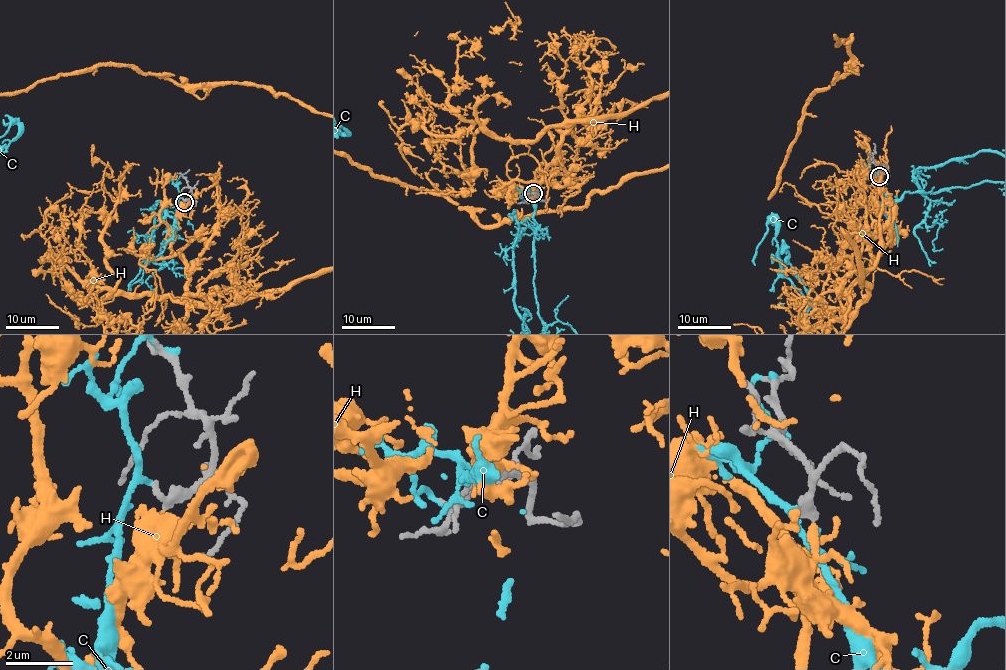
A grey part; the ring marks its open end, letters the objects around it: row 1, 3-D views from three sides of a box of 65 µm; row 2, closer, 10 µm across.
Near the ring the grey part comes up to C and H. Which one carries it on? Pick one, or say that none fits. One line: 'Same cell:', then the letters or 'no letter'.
Same cell: H

